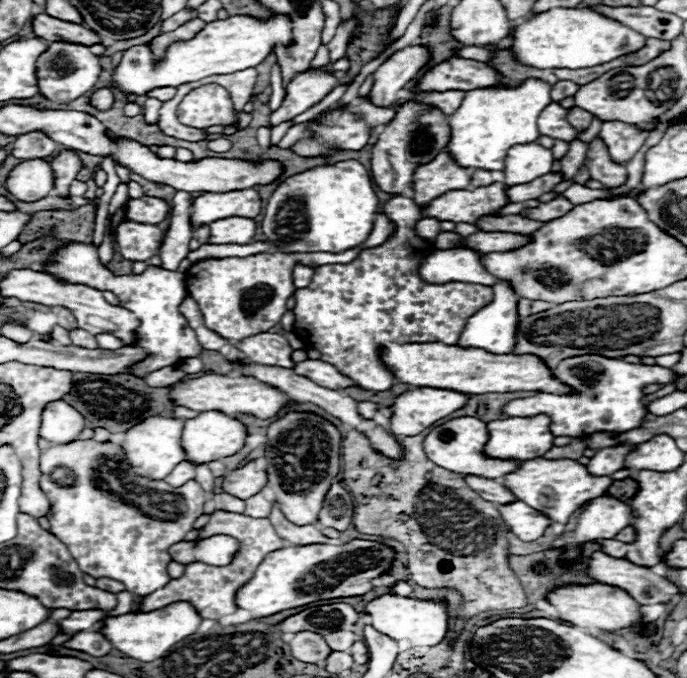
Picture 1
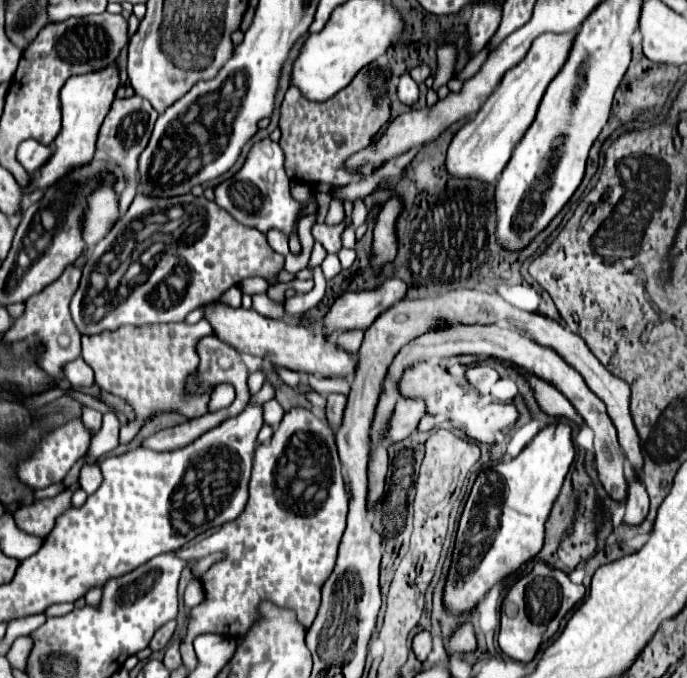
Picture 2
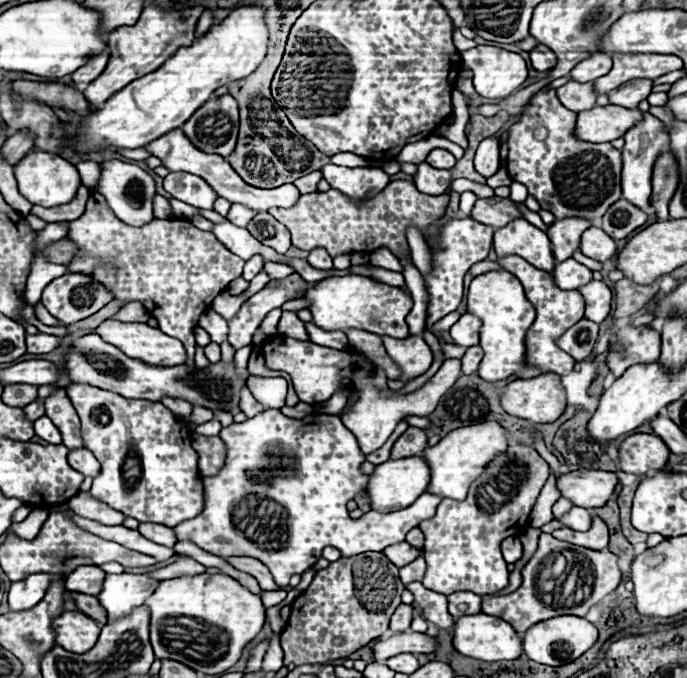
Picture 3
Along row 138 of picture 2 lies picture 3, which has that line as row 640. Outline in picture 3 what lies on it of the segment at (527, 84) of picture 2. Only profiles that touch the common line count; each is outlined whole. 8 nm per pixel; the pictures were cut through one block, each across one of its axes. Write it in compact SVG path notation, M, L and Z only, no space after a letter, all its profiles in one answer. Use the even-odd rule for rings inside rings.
M472 614L472 616L462 616L456 620L454 626L454 648L468 658L476 658L482 662L500 662L500 660L516 660L522 654L522 642L520 636L514 632L514 628L488 614Z

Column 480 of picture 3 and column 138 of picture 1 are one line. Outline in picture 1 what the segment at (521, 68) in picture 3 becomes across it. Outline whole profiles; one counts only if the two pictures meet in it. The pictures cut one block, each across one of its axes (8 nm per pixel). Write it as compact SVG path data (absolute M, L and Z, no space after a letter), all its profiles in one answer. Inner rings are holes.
M232 16L226 20L216 20L206 24L202 32L184 42L174 42L168 46L160 62L152 60L152 50L148 44L132 46L124 52L120 64L114 70L114 88L122 94L144 96L154 88L180 86L186 82L196 82L214 74L232 74L238 70L258 66L276 44L290 44L292 28L288 18L270 18L268 22L258 22L248 16Z

